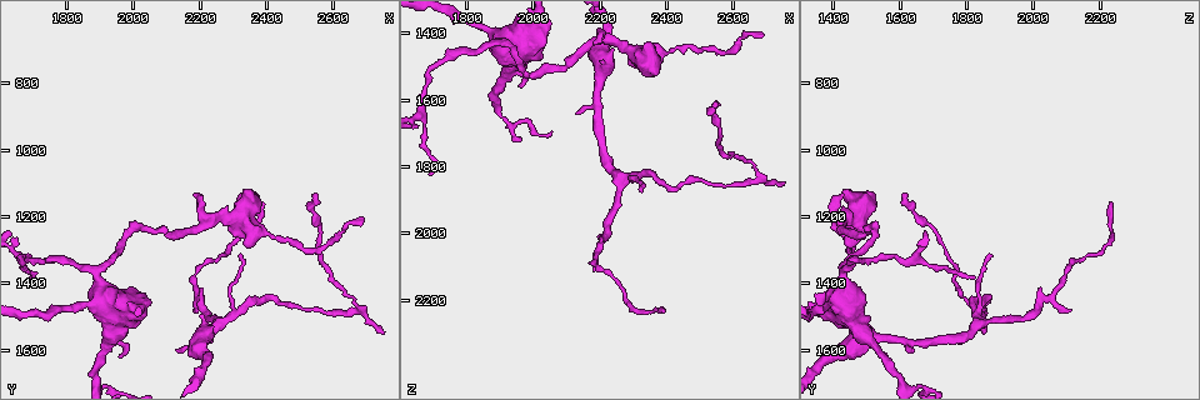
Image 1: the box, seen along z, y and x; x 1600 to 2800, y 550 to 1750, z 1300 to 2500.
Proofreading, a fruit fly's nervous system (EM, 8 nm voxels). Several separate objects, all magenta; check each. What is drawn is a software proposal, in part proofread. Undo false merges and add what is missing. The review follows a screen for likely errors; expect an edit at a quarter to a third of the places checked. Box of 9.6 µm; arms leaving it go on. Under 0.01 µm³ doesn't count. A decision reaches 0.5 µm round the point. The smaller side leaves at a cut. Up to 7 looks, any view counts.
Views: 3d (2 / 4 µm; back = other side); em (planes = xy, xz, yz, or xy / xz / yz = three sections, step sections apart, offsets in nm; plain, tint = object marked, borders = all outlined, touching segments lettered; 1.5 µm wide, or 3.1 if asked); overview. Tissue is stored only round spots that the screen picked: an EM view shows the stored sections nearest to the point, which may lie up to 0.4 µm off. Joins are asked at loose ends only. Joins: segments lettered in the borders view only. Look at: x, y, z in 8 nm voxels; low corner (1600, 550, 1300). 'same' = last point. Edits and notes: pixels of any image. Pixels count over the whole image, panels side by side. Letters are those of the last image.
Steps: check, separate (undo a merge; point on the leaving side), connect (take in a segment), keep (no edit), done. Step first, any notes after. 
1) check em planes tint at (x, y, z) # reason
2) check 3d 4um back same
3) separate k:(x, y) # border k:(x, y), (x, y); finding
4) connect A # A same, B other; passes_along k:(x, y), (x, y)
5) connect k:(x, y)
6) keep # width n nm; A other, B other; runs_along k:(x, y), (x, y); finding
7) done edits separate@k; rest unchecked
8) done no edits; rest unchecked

check em xy step 4 tint at (2690, 1210, 1410)

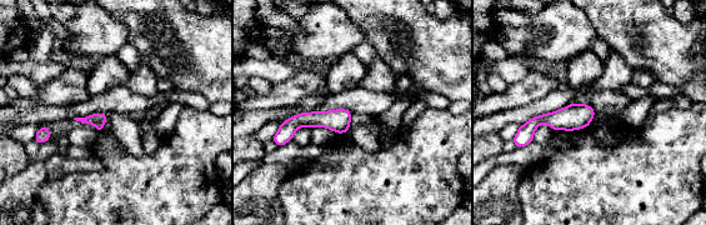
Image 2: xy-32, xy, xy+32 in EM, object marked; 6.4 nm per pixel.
check em planes borders same # cut it another way

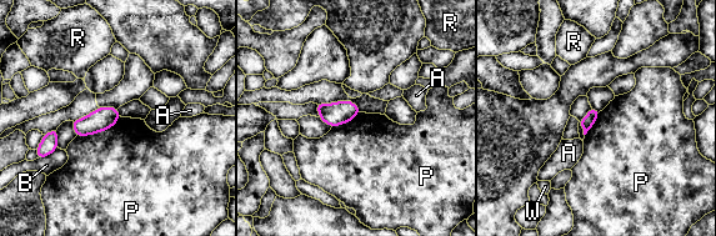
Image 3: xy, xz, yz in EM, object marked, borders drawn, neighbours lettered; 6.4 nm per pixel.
keep # width 80 nm; A other, B other, P other, R other, W other; border 3:(120, 116), (104, 130), (76, 136); no lettered segment goes on from it

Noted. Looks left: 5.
check em planes tint at (2400, 1160, 2230) # thin end

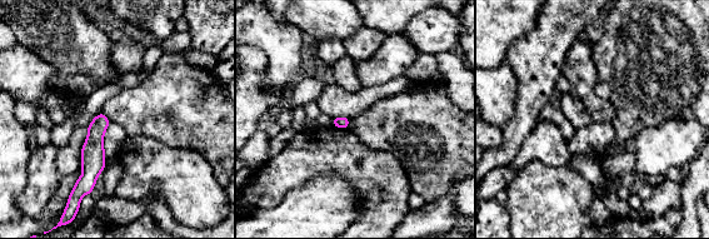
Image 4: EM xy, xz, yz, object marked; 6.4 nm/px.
check em planes borders same

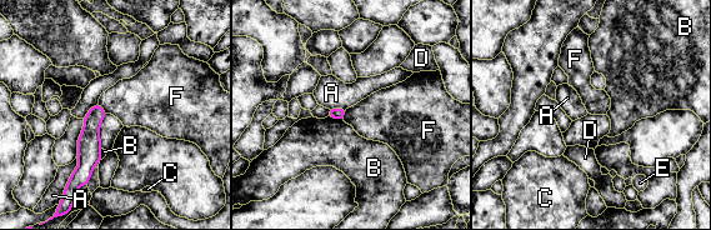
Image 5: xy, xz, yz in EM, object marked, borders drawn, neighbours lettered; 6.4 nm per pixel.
keep # A other, B other, C other, D other, E other, F other; border 5:(99, 103), (106, 113); none of them fits

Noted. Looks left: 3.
check em planes tint at (2230, 1220, 1420) # a fork

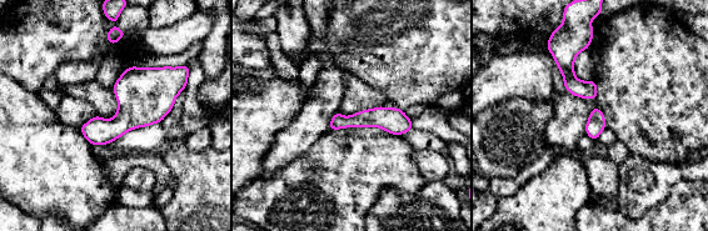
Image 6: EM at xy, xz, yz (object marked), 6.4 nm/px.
check em planes borders same # what lies round it

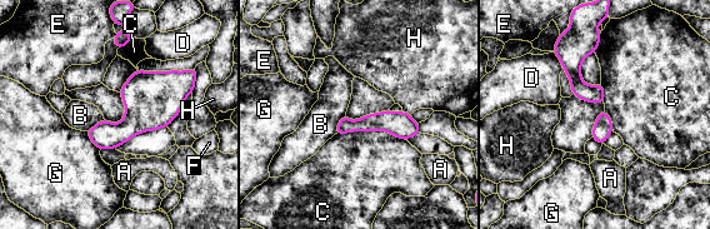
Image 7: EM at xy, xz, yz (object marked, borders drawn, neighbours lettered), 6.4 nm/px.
keep # A other, B other, C other, D other, E other, F other, G other, H other; one cell here

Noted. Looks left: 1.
done no edits; rest unchecked

